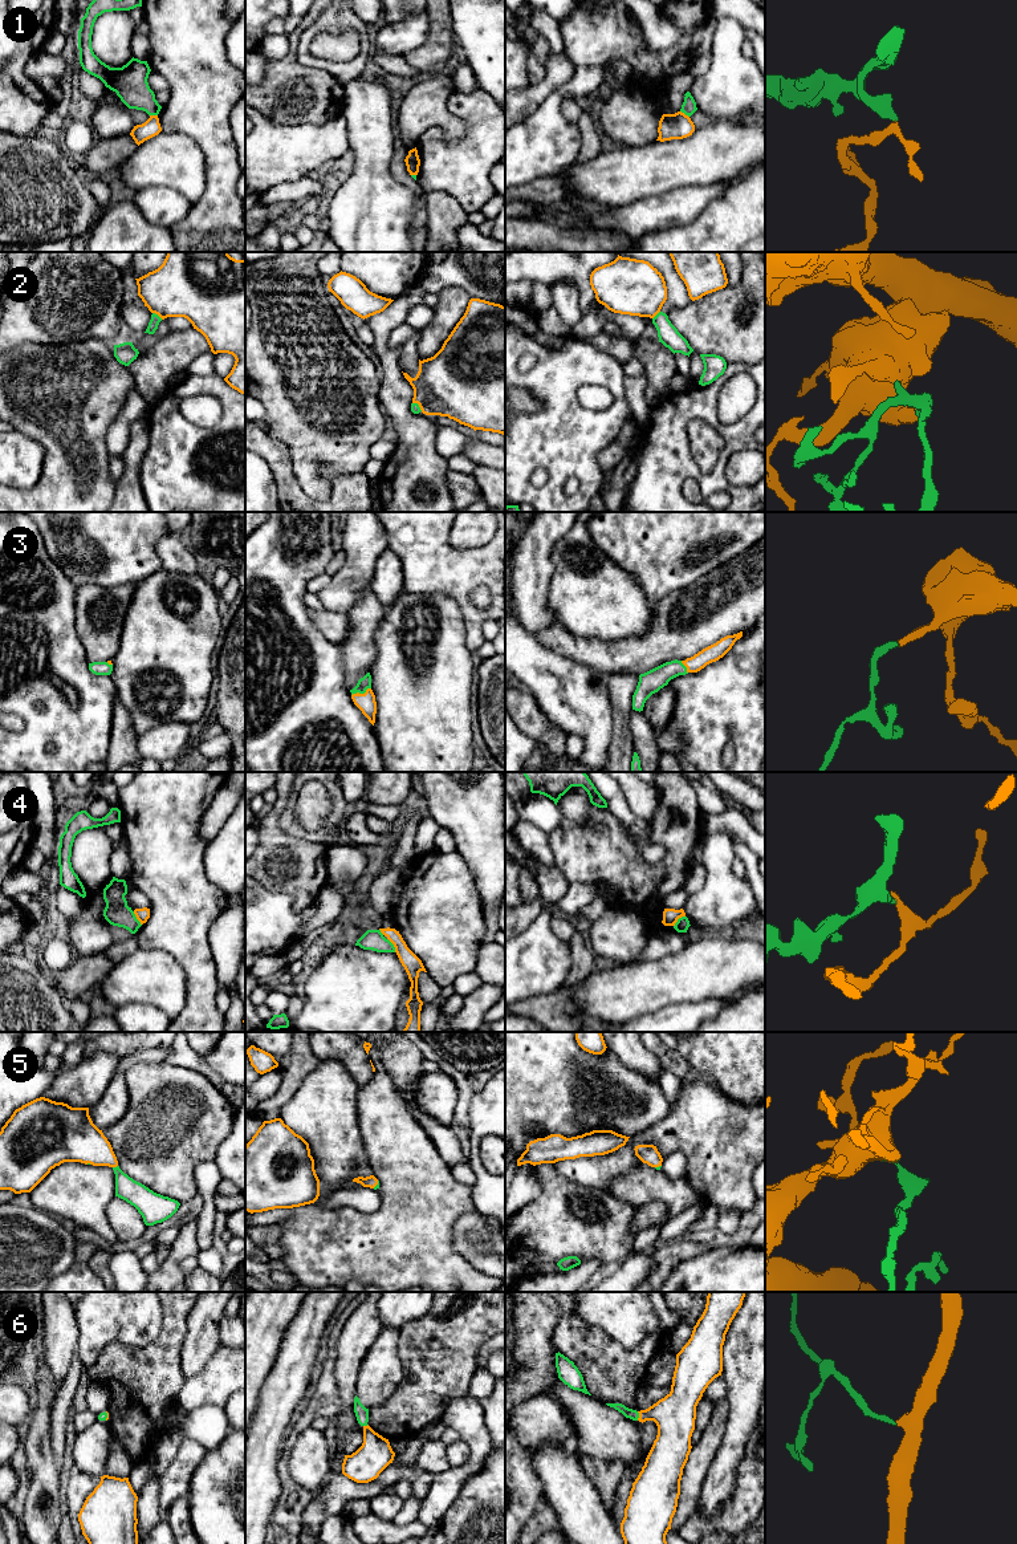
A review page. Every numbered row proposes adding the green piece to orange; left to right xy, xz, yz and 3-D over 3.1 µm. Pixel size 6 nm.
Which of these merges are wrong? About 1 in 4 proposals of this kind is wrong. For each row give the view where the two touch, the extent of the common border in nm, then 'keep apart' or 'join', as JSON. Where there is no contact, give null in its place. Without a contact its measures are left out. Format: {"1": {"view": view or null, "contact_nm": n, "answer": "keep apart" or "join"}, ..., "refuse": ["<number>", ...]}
{"1": {"view": "yz", "contact_nm": 70, "answer": "keep apart"}, "2": {"view": "xy", "contact_nm": 80, "answer": "join"}, "3": {"view": "xz", "contact_nm": 130, "answer": "join"}, "4": {"view": "yz", "contact_nm": 100, "answer": "keep apart"}, "5": {"view": "xy", "contact_nm": 40, "answer": "join"}, "6": {"view": "yz", "contact_nm": 60, "answer": "join"}, "refuse": ["1", "4"]}

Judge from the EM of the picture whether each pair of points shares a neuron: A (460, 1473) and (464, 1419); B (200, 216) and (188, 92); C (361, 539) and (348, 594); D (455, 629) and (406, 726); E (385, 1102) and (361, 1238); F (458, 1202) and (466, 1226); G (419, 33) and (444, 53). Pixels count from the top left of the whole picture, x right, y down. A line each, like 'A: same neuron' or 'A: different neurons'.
A: same neuron
B: same neuron
C: same neuron
D: same neuron
E: same neuron
F: different neurons
G: different neurons

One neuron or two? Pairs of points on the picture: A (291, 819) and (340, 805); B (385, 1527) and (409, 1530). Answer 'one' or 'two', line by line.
A: one
B: one

